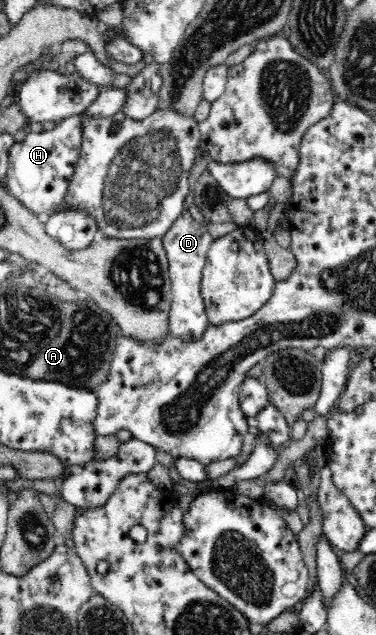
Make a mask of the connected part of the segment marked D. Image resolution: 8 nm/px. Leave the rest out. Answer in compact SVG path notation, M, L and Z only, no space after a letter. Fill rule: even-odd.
M187 208L162 237L168 256L169 273L172 283L172 298L167 313L167 331L183 342L199 341L210 326L203 296L199 289L202 269L205 267L214 238L203 223L198 223Z

